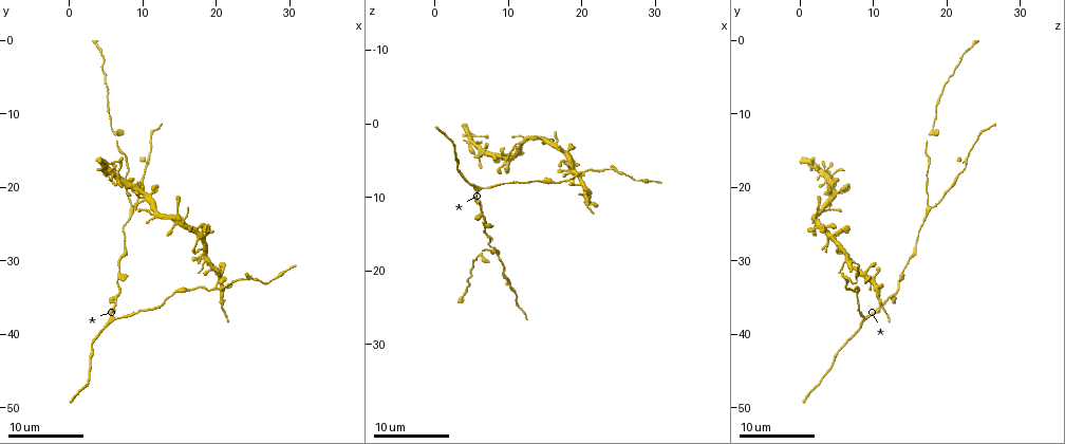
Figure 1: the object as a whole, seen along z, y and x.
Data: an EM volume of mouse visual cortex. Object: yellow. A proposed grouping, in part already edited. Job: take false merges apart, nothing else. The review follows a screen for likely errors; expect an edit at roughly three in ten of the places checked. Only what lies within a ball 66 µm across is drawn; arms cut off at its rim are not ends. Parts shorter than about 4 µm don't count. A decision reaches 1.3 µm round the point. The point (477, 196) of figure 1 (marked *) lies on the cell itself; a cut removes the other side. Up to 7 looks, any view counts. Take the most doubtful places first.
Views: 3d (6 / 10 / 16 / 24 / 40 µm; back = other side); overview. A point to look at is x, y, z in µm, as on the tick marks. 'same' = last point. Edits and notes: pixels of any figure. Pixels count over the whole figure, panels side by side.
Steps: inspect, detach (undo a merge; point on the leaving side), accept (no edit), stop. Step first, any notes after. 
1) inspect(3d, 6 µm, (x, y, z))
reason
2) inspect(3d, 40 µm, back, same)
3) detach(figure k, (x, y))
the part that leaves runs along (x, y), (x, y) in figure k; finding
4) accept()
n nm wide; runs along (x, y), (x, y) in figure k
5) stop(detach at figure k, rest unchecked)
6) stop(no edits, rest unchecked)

inspect(3d, 16 µm, (6.5, 38.0, 9.0))
arms part here

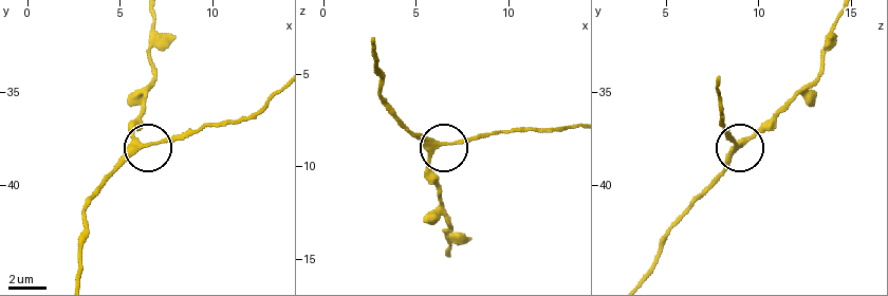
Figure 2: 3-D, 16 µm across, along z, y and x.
inspect(3d, 6 µm, (6.4, 37.9, 8.9))

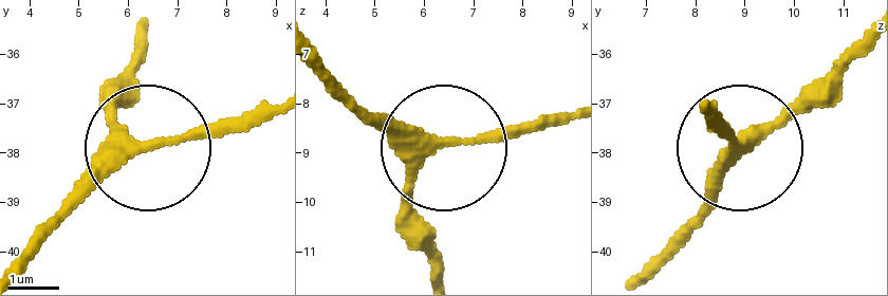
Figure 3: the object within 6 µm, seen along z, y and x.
accept()
230 nm wide; runs along (412, 190), (429, 148), (353, 111) in figure 3; one cell here

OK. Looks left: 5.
inspect(3d, 6 µm, (8.5, 22.5, 17.5))
a fork

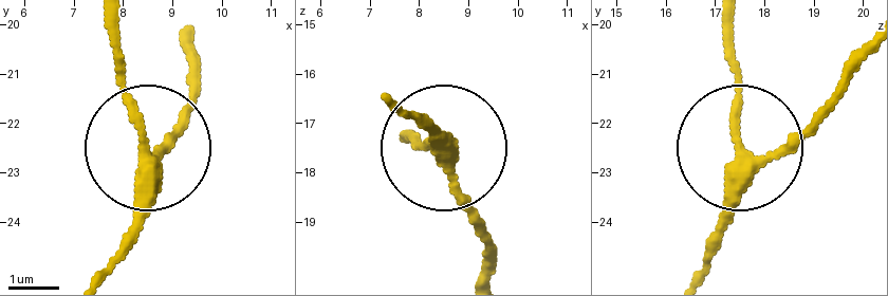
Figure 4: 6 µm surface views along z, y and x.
accept()
280 nm wide; runs along (695, 269), (720, 230), (737, 155), (779, 151), (838, 96) in figure 4; all the same cell

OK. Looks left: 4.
inspect(3d, 6 µm, (19.5, 31.5, 8.0))
four or more arms meet

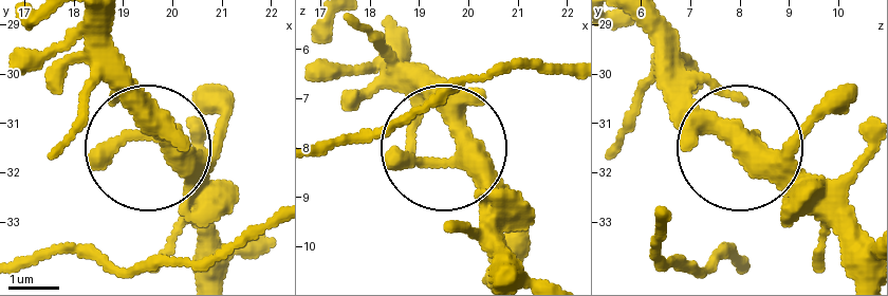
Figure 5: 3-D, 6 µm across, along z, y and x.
accept()
4 arms; runs along (25, 262), (76, 251), (139, 141), (202, 251) in figure 5; all the same cell

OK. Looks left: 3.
inspect(3d, 10 µm, (6.5, 13.0, 18.0))
calibre changes

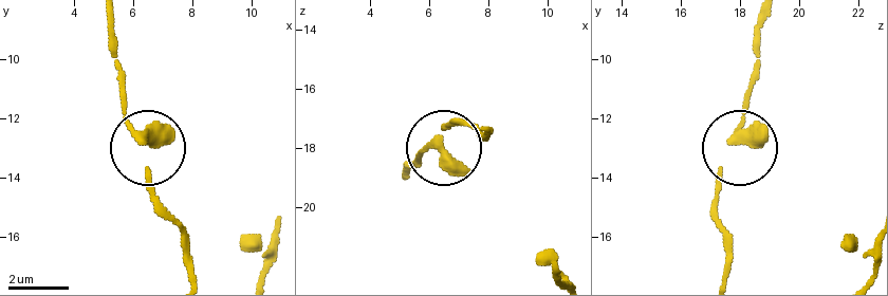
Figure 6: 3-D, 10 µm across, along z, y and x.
accept()
runs along (193, 274), (184, 228), (153, 190), (148, 143), (118, 79) in figure 6; one cell here

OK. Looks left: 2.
stop(no edits, rest unchecked)

